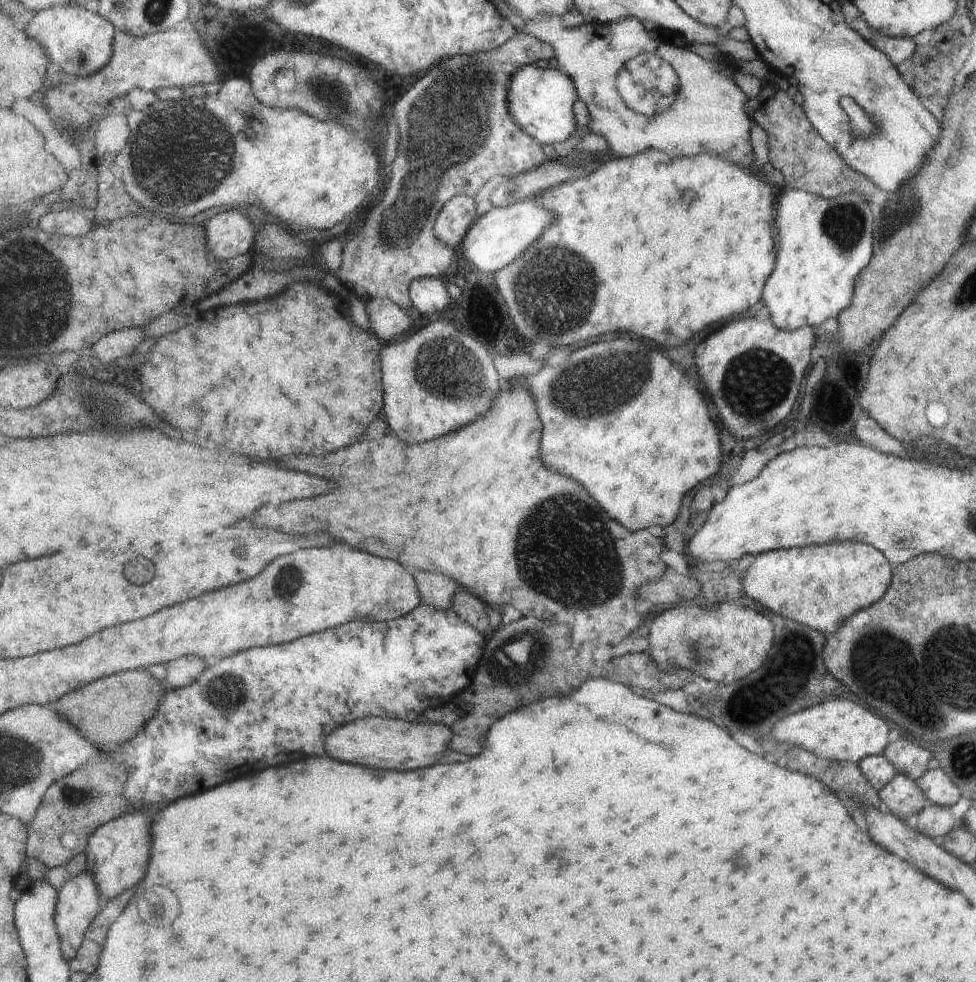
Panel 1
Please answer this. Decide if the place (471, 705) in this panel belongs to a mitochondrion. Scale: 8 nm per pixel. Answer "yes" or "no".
no

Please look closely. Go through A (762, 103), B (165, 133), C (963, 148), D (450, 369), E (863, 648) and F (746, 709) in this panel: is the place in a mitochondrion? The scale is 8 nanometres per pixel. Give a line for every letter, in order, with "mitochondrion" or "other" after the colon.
A: other
B: mitochondrion
C: mitochondrion
D: mitochondrion
E: mitochondrion
F: other

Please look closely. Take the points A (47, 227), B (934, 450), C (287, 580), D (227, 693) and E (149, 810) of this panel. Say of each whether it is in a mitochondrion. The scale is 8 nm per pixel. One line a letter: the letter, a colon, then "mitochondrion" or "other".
A: other
B: mitochondrion
C: mitochondrion
D: mitochondrion
E: other

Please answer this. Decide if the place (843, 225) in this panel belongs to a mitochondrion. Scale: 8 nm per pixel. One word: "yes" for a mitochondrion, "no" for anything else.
yes

